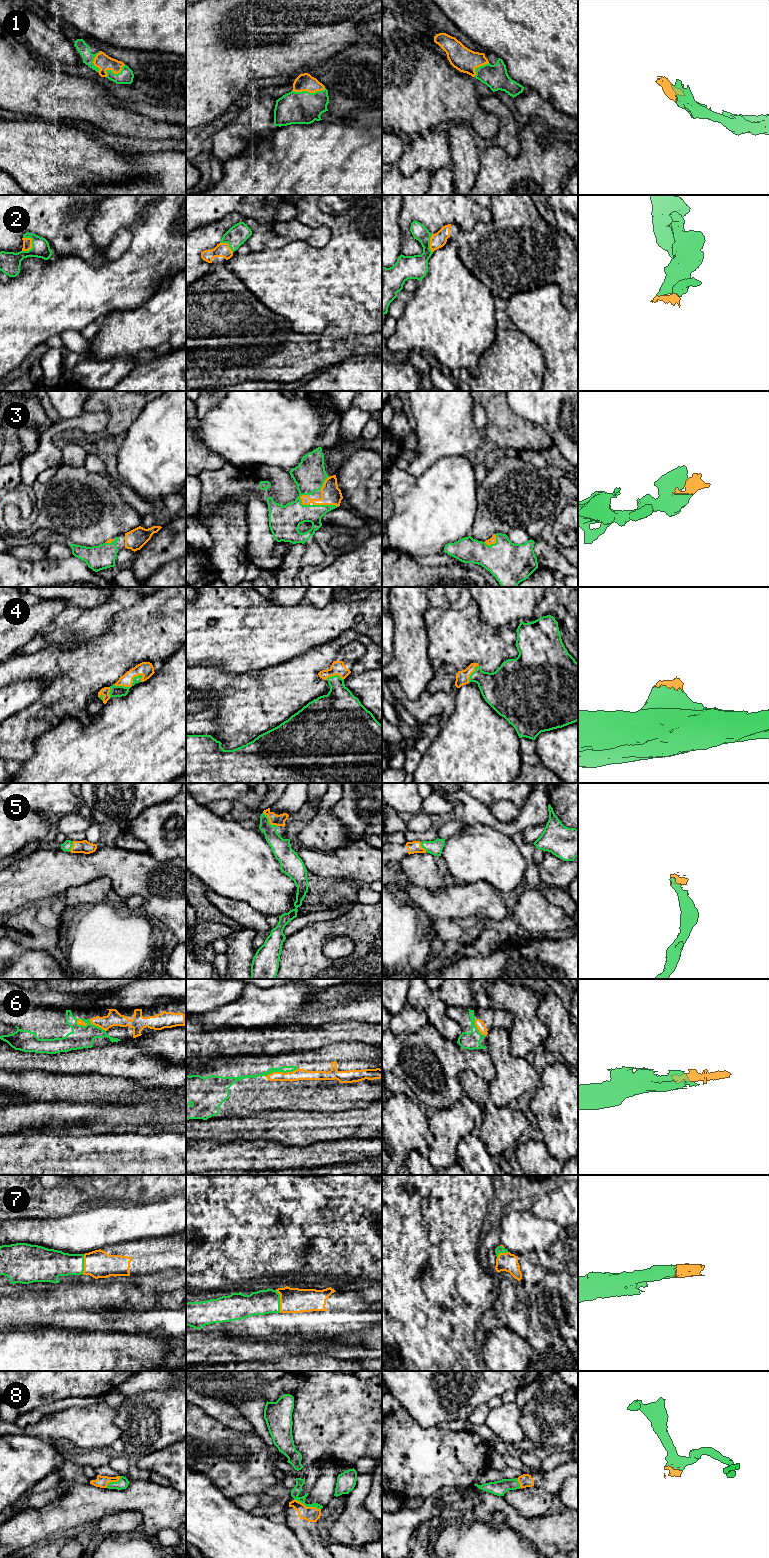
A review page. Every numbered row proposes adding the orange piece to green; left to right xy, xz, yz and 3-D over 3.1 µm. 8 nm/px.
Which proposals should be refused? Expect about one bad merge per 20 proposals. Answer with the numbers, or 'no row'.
no row

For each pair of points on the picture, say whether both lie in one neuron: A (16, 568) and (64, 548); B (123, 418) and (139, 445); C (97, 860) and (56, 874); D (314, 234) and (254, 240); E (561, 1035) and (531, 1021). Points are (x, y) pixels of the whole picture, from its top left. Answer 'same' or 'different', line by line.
A: different
B: different
C: same
D: same
E: different

